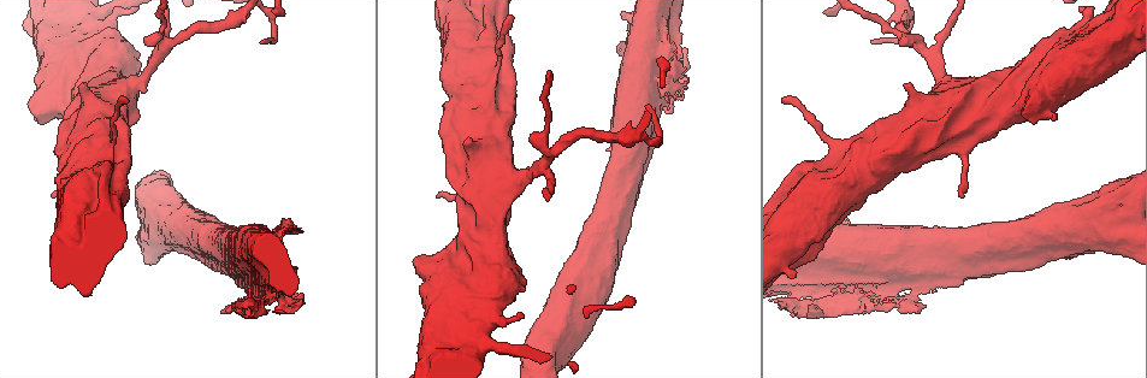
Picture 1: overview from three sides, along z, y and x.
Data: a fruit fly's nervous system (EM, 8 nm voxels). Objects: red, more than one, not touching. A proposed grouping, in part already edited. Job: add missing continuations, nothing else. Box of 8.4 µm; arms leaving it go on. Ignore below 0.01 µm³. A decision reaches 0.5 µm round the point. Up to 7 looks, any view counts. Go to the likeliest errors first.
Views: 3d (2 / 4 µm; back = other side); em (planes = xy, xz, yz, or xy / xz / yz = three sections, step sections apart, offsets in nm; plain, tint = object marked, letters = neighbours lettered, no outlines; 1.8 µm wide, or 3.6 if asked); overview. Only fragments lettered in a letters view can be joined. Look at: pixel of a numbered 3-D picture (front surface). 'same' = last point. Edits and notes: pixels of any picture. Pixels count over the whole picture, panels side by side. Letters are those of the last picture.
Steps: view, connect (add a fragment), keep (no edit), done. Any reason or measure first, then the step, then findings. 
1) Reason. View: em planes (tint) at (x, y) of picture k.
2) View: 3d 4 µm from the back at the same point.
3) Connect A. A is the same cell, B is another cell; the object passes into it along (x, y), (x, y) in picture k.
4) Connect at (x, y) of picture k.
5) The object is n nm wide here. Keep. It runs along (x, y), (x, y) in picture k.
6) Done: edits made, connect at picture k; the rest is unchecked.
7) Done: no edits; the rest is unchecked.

Branch stops here. View: 3d 4 µm at (682, 71) of picture 1.

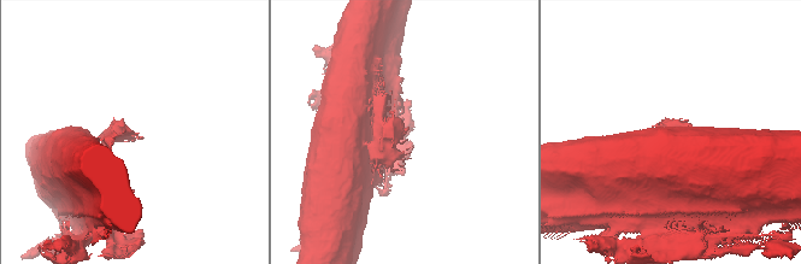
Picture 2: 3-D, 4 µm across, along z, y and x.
View: em planes (letters) at (136, 133) of picture 2.

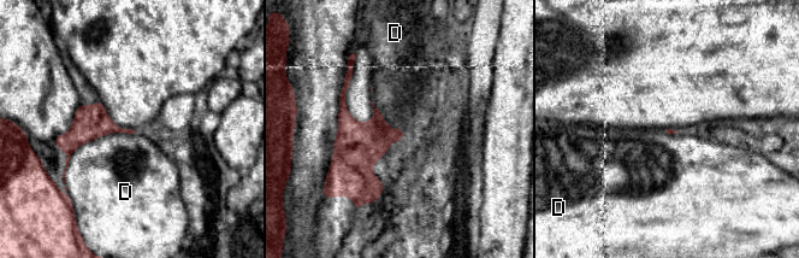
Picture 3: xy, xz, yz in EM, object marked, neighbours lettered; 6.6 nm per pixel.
The longest contact is with D, 600 nm. Keep. D is another cell; no lettered fragment goes on from it.

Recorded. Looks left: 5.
Sudden change in width. View: 3d 2 µm from the back at (912, 304) of picture 1.

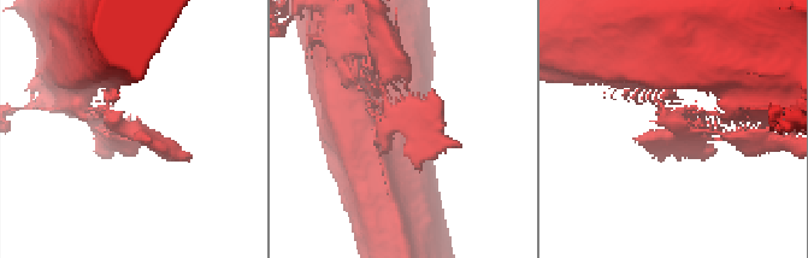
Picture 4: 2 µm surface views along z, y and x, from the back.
Need the tissue. View: em planes (tint) at (681, 126) of picture 4.

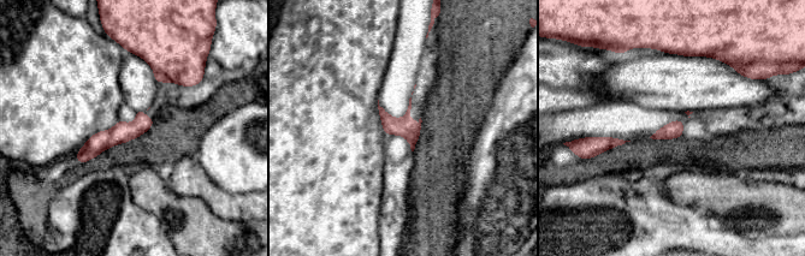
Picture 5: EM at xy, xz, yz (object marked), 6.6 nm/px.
See the neighbours. View: em planes (letters) at the same point.

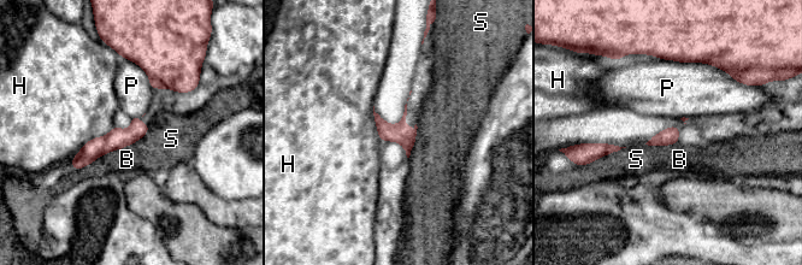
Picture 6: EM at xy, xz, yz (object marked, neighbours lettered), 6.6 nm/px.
The longest contact is with P, 440 nm. Keep. B, H, P and S are other cells; a border runs along (134, 142), (104, 153), (90, 165) in picture 6; no lettered fragment goes on from it.

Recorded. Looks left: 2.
An open end. View: em planes (plain) at (619, 43) of picture 1.

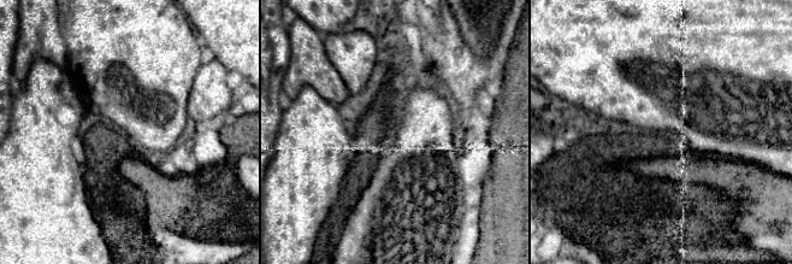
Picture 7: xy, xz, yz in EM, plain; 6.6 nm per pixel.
View: em planes (letters) at the same point.

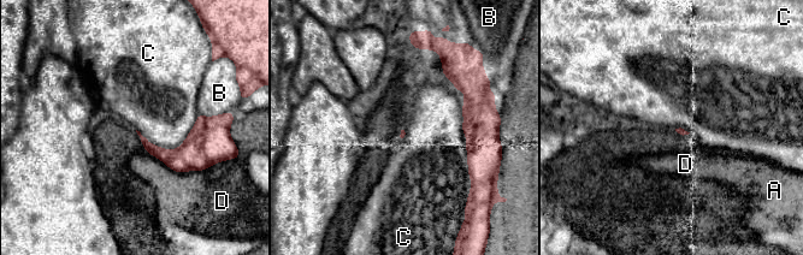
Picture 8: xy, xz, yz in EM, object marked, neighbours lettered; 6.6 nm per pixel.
Keep. A, B, C and D are other cells; a border runs along (452, 84), (465, 95), (471, 179) in picture 8; none of them fits.

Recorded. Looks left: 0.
Done: no edits; the rest is unchecked.

